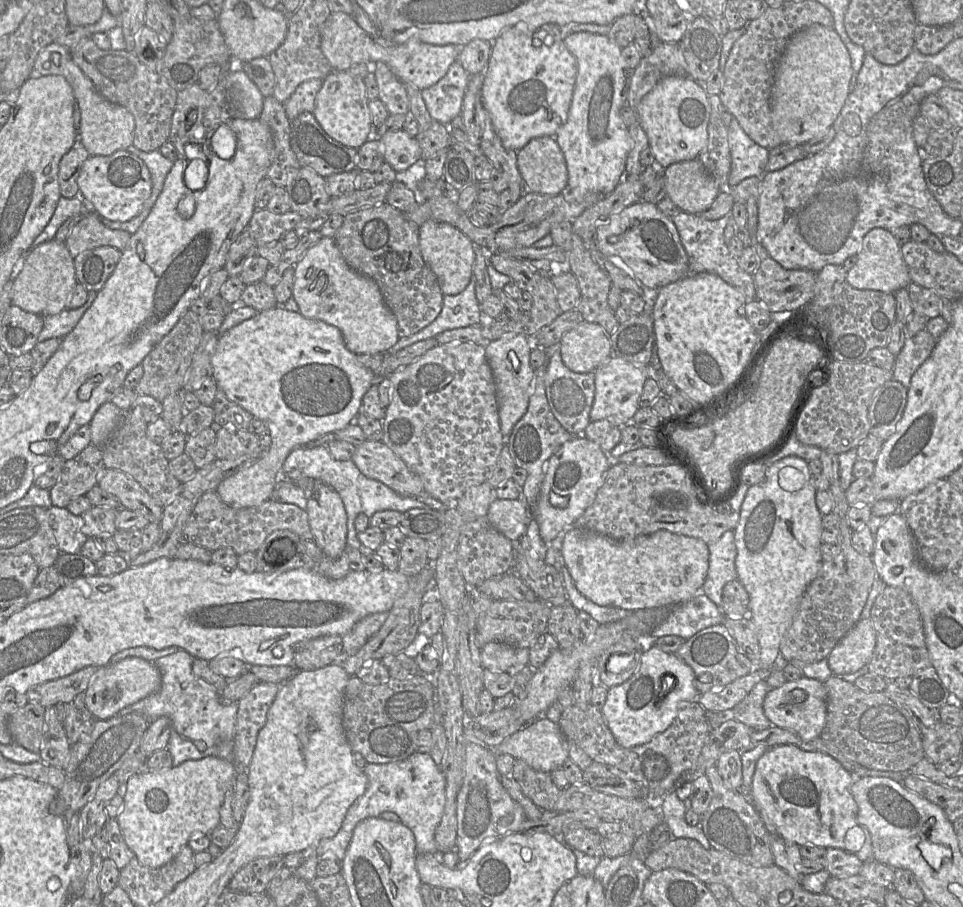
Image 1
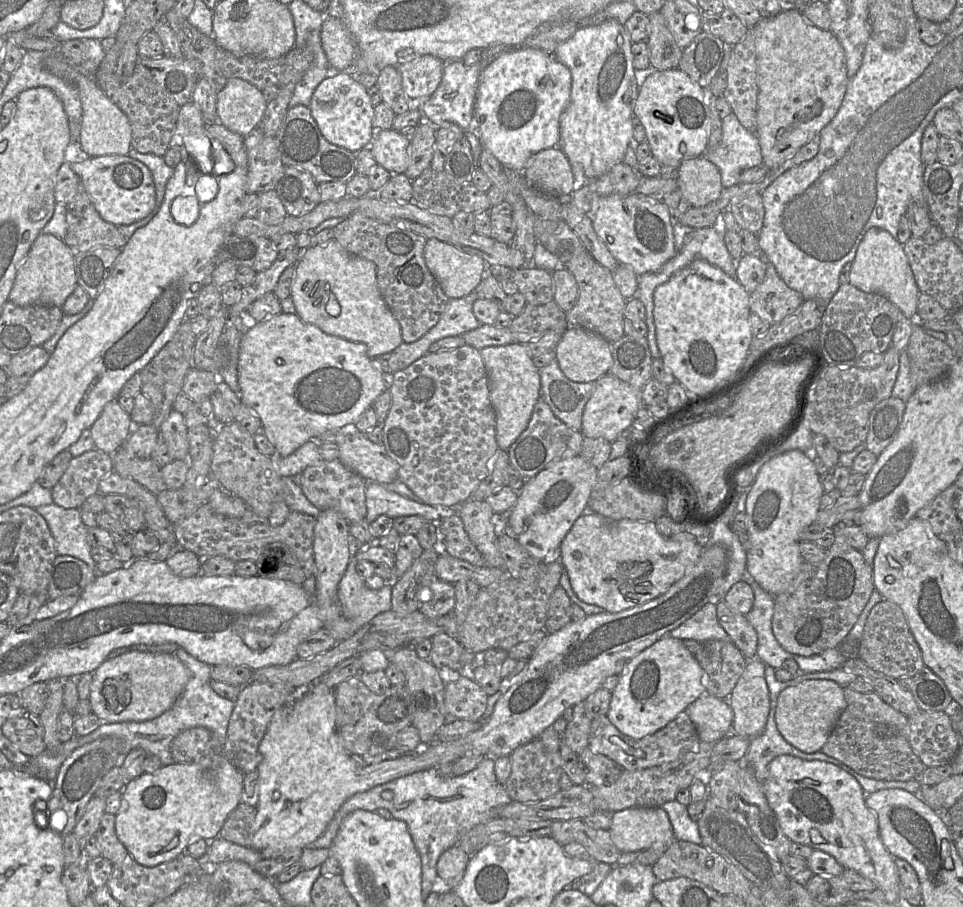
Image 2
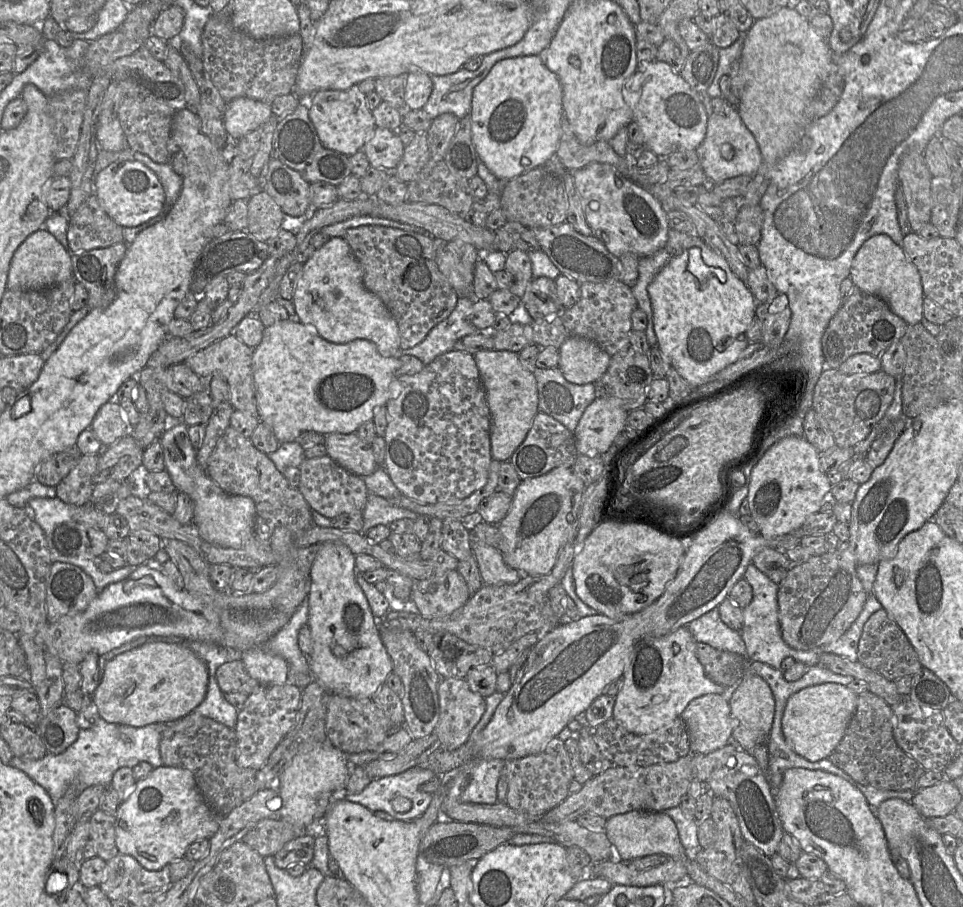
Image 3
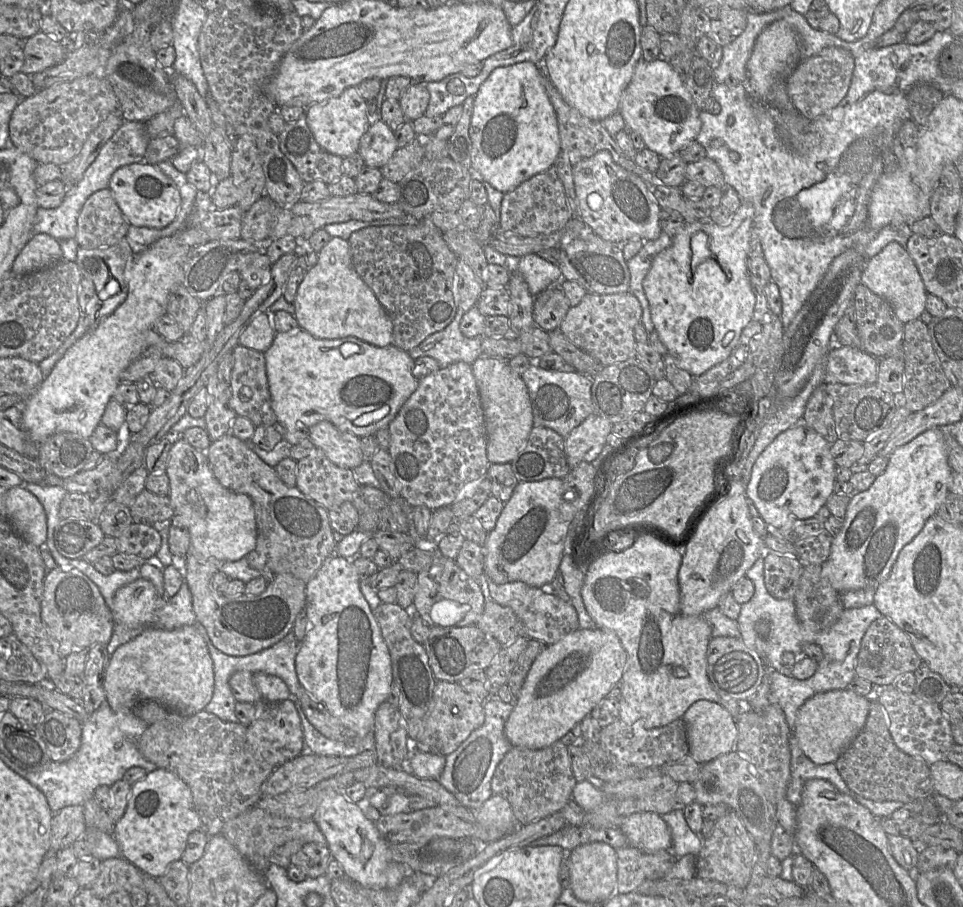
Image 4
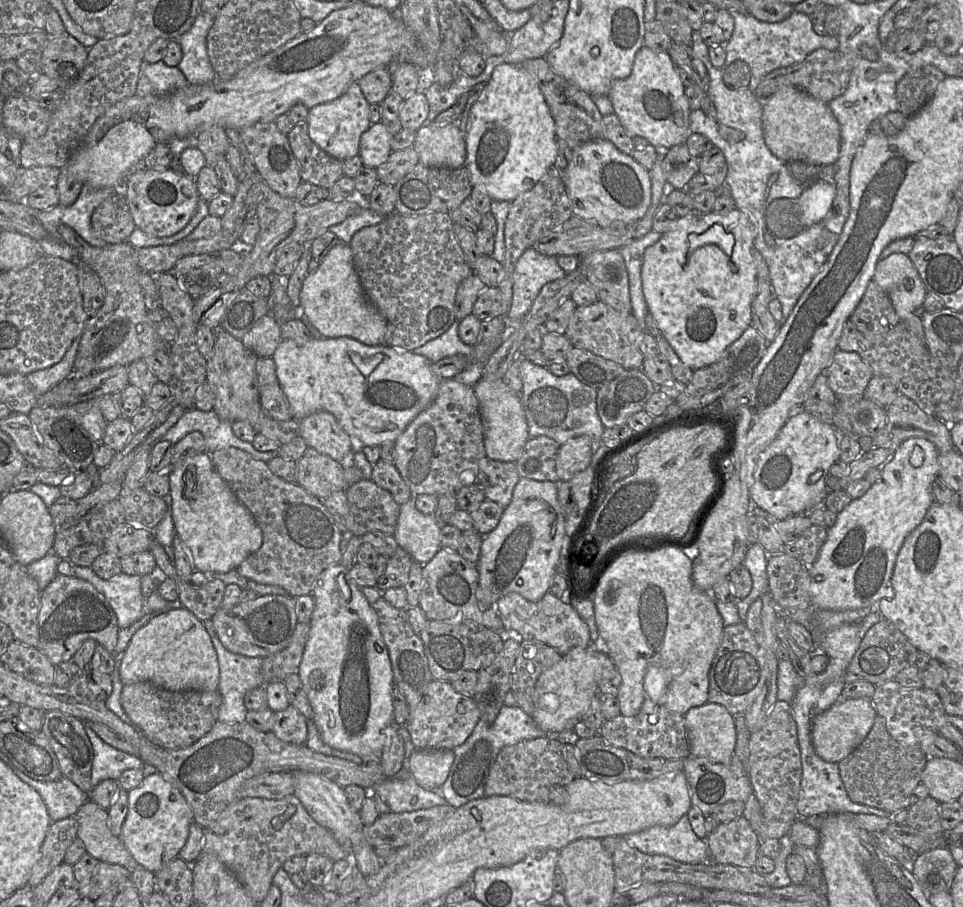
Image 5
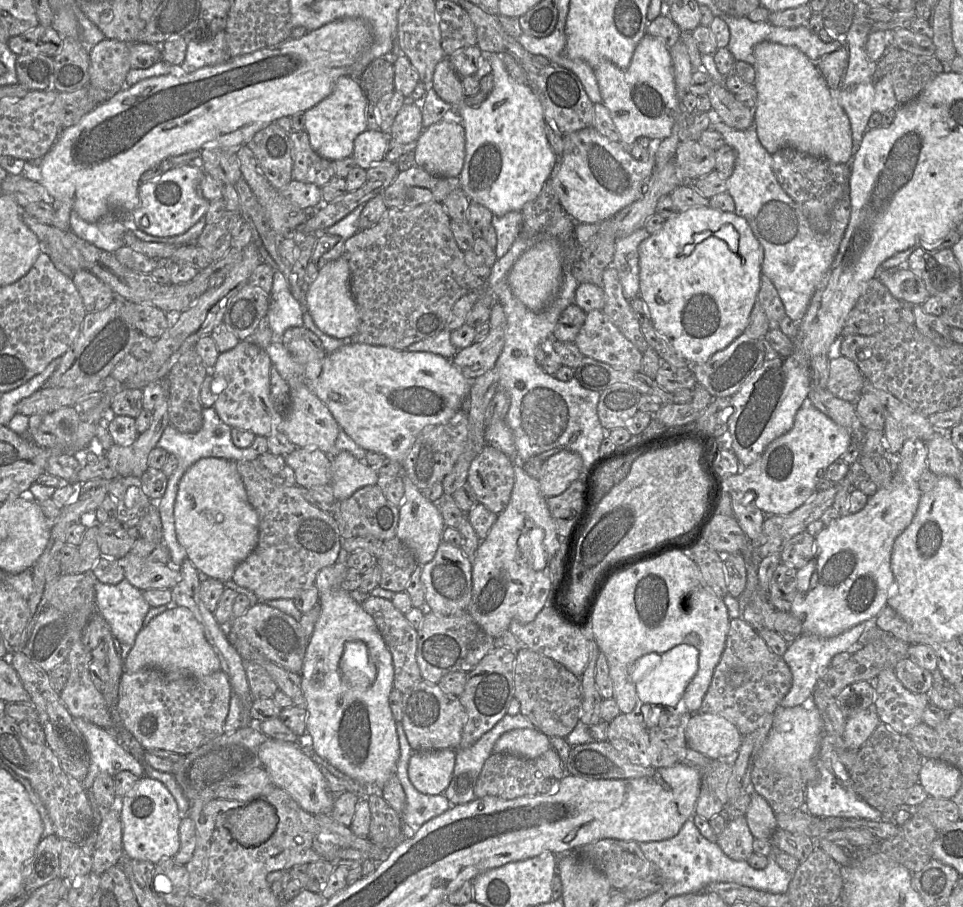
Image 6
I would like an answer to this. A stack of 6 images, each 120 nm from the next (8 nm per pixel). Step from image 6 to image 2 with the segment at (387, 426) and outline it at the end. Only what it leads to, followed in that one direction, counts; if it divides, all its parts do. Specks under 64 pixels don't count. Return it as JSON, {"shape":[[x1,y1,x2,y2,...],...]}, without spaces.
{"shape":[[284,312,256,323,256,325,249,328,242,334,239,344,237,371,239,396,241,402,247,407,251,408,253,412,260,418,262,427,264,428,268,439,276,449,275,453,281,457,289,456,304,443,310,439,317,438,325,431,338,429,348,424,356,424,361,415,369,407,373,406,378,396,380,396,386,389,390,390,390,381,385,378,380,364,368,356,367,346,364,343,354,342,338,336,329,335,323,332,316,325,303,321,298,314]]}

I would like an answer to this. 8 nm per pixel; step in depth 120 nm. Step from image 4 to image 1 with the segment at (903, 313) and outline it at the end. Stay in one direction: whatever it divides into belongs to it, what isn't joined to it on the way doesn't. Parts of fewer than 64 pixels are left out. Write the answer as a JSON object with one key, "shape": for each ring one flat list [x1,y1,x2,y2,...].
{"shape":[[874,228,864,236,857,262,847,272,846,281,856,289,892,294,901,288,908,288,912,281,901,254,901,247,891,232,883,228]]}

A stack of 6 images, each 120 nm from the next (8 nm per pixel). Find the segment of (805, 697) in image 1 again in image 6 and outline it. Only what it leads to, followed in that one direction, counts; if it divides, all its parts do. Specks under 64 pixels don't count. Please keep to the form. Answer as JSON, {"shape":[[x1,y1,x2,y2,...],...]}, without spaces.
{"shape":[[874,703,866,710,846,719,846,725,843,733,845,746,850,751,858,751,880,723,879,716,876,711,872,710]]}

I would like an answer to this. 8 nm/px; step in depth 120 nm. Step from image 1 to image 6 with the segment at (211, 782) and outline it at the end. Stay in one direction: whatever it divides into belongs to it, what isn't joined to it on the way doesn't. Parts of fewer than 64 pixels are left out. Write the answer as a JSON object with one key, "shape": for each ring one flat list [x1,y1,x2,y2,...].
{"shape":[[143,776,133,789,118,799,122,847,124,854,133,861,149,861,153,864,163,859,173,859,180,849,179,826,182,820,174,797,163,783]]}

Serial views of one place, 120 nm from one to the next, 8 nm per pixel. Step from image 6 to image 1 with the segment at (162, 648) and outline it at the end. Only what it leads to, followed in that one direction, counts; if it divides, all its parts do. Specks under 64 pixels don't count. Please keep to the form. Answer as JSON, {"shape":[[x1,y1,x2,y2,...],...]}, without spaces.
{"shape":[[128,657,98,668,85,691,85,706,96,719,106,720,117,715,122,709,158,692,161,684,161,673,154,662]]}

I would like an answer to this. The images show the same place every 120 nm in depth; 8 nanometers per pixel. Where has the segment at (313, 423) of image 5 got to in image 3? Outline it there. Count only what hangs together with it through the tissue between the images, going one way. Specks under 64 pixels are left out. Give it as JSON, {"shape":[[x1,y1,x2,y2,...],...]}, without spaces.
{"shape":[[357,433,325,434,324,445,329,457,356,476,369,476,379,467,372,444,363,441]]}

